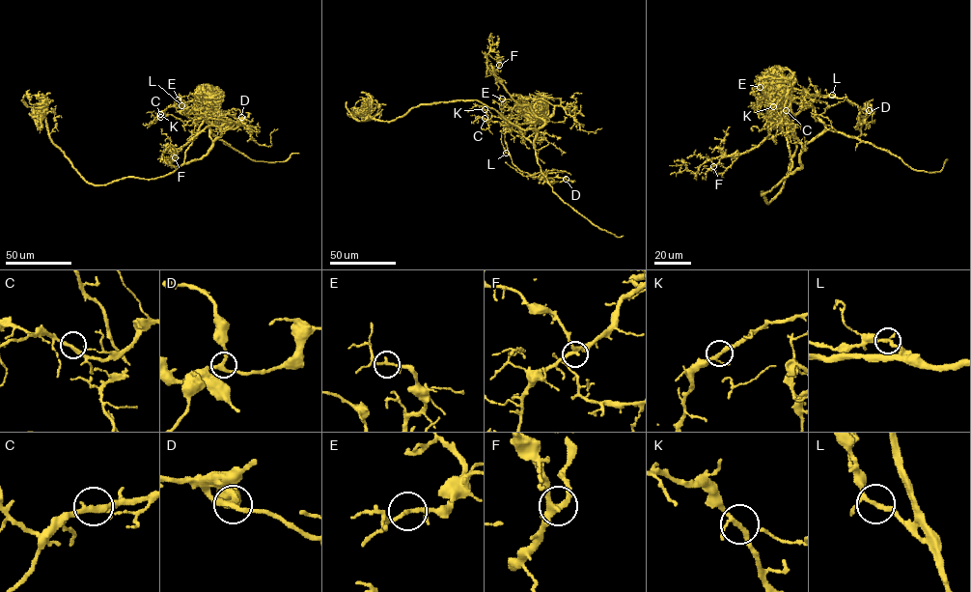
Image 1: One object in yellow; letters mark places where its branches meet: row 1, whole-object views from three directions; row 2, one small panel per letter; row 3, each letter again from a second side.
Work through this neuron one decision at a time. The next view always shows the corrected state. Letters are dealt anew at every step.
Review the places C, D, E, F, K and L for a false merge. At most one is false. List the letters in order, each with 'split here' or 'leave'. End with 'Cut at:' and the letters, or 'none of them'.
C: leave
D: leave
E: leave
F: leave
K: leave
L: split here
Cut at: L

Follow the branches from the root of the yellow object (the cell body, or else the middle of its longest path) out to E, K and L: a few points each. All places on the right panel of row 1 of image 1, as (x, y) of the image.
E: (764, 193), (790, 173), (796, 142), (790, 98), (808, 96), (770, 79), (760, 87)
K: (764, 193), (790, 173), (796, 142), (790, 98), (808, 96), (797, 89), (789, 99), (773, 106)
L: (764, 193), (790, 173), (796, 142), (790, 98), (808, 98), (803, 90), (801, 98), (833, 95)

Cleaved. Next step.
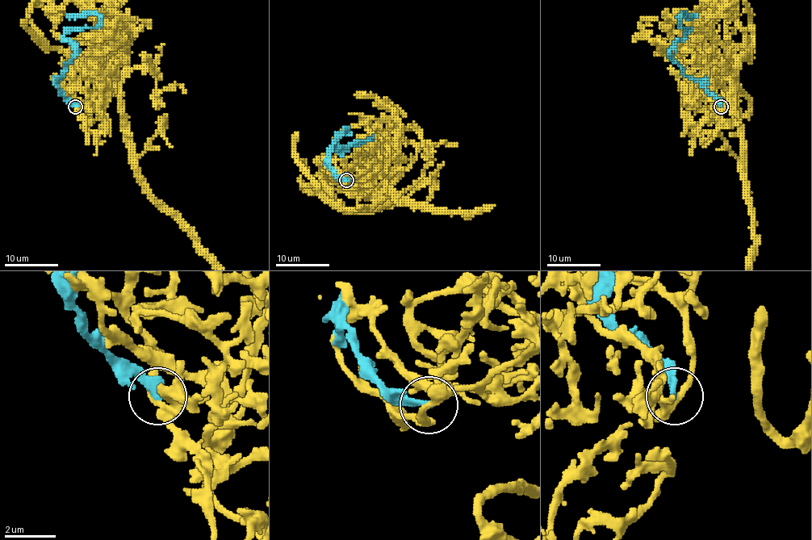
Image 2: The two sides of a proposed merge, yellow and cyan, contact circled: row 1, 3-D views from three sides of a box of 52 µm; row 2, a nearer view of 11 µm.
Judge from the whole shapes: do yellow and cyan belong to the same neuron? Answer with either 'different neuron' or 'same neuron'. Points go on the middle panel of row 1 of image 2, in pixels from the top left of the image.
different neuron

